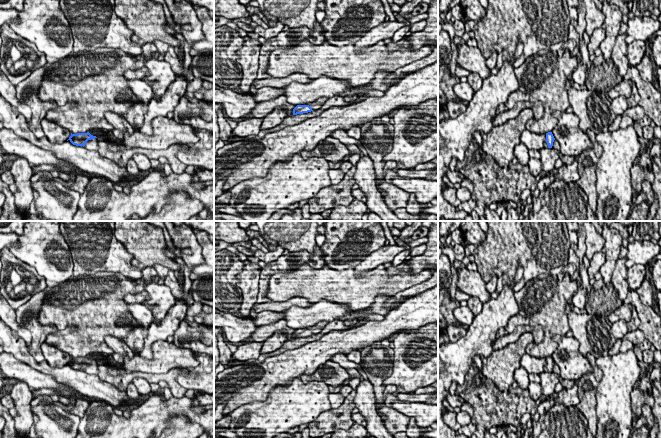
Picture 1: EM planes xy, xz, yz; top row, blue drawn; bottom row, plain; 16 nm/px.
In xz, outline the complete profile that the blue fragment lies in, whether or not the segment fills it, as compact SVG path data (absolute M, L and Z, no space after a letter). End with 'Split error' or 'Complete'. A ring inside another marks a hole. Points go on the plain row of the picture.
M319 322L315 326L309 327L307 329L297 329L293 333L293 339L308 337L313 334L318 334L324 329L324 327L327 324L328 324L327 322Z. Split error

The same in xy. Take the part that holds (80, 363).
M89 356L87 357L77 357L72 358L68 363L73 369L83 370L88 374L98 375L98 362L96 360L91 359Z. Split error

